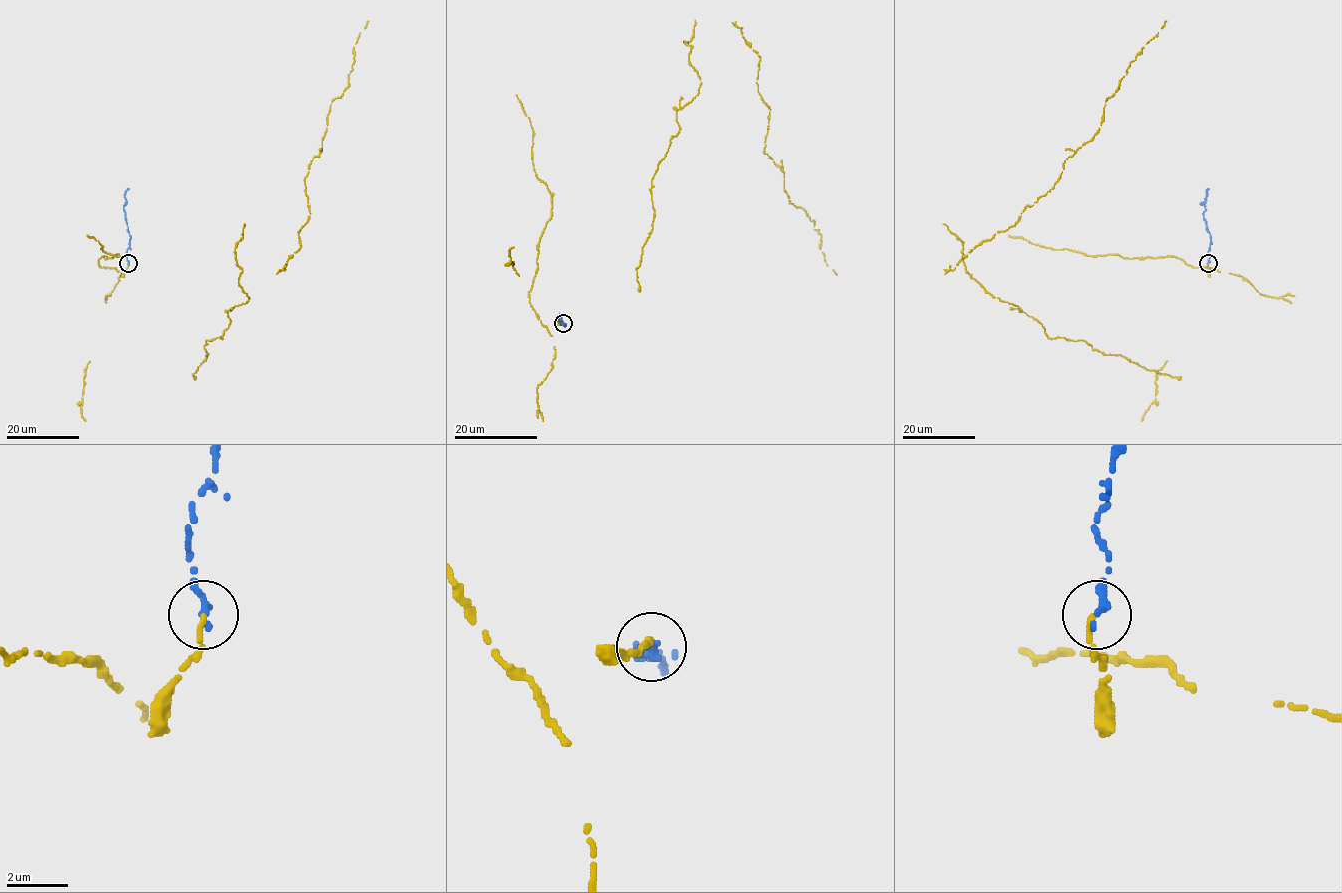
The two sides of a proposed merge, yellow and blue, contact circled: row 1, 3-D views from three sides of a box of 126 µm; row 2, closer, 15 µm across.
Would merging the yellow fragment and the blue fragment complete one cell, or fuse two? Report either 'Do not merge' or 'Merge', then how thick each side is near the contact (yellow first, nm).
Merge. Thickness 150 nm (yellow) against 300 nm

